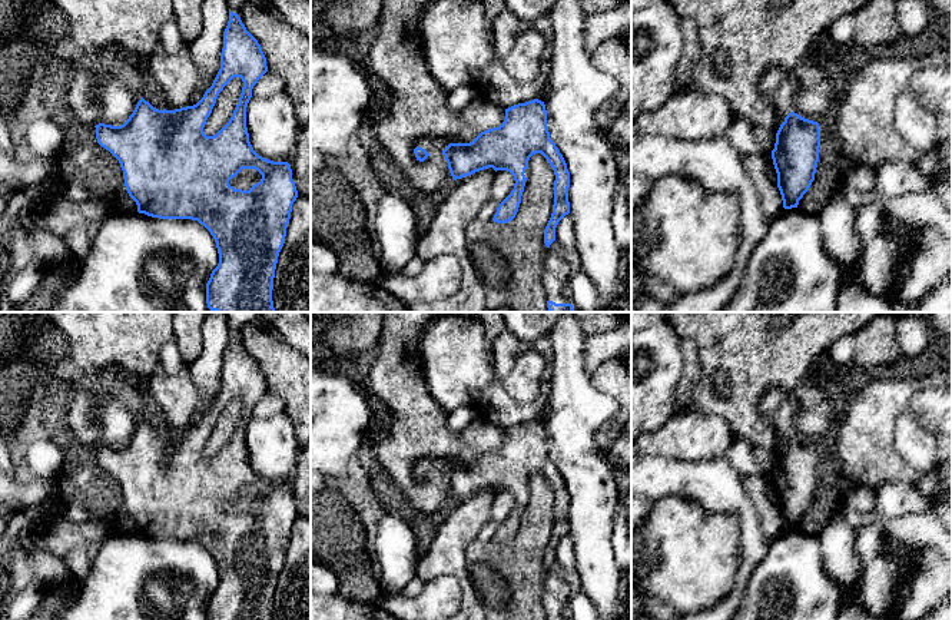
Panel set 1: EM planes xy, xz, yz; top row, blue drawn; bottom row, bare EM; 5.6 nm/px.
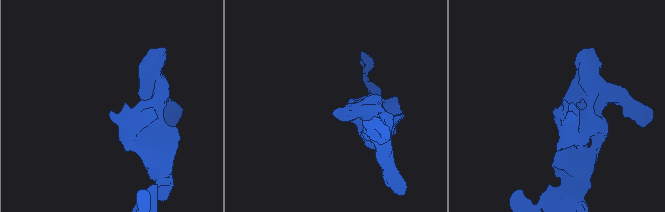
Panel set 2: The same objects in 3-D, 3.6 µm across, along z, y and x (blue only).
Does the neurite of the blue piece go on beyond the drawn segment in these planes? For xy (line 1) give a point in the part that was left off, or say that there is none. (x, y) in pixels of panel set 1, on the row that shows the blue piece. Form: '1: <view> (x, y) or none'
1: none

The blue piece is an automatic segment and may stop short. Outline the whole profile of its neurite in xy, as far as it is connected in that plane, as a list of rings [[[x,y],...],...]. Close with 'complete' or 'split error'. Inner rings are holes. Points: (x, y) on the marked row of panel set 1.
[[[229,9],[220,69],[196,105],[159,110],[140,97],[123,125],[94,126],[97,143],[119,160],[126,190],[136,202],[139,213],[160,219],[198,221],[213,236],[219,263],[206,284],[206,304],[216,312],[276,312],[272,301],[275,269],[298,190],[291,165],[259,156],[249,142],[246,107],[253,86],[266,72],[261,44]],[[233,77],[241,77],[243,87],[232,117],[216,135],[206,136],[206,120],[219,93]],[[242,169],[255,169],[262,175],[249,190],[229,185]]]; complete

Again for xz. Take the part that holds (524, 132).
[[[534,99],[525,103],[514,105],[505,109],[505,119],[498,127],[481,132],[470,143],[450,143],[442,150],[442,155],[448,163],[448,169],[454,180],[461,179],[464,176],[470,176],[475,172],[488,168],[492,168],[495,172],[507,170],[514,176],[514,189],[498,205],[497,212],[492,218],[492,221],[497,223],[507,223],[515,218],[527,180],[524,173],[528,169],[530,158],[535,153],[541,153],[548,160],[555,175],[553,213],[544,229],[544,243],[547,248],[550,248],[550,245],[555,241],[555,228],[558,222],[570,213],[570,172],[567,169],[567,163],[563,155],[550,137],[547,126],[547,110],[544,102]]]; complete

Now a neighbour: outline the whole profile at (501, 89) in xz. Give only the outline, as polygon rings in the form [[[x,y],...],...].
[[[497,59],[481,70],[480,86],[482,95],[502,109],[518,103],[534,100],[545,87],[548,77],[540,74],[530,83],[521,83],[508,74],[502,63]]]

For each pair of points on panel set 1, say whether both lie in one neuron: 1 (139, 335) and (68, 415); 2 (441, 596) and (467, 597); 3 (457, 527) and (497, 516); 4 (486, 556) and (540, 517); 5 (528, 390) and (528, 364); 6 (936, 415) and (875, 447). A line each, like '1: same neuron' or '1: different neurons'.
1: same neuron
2: different neurons
3: different neurons
4: same neuron
5: same neuron
6: different neurons

